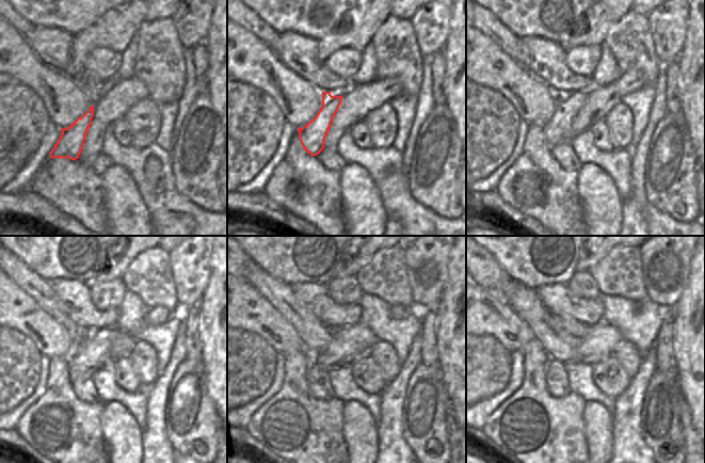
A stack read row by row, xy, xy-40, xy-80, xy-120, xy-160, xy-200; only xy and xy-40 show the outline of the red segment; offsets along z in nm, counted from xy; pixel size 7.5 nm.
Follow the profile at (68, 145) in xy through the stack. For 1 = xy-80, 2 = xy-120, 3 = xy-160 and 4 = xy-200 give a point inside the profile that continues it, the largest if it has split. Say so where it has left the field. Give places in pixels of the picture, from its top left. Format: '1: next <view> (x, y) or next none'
1: next xy-80 (558, 129)
2: next xy-120 (93, 354)
3: next xy-160 (347, 345)
4: next xy-200 (601, 340)

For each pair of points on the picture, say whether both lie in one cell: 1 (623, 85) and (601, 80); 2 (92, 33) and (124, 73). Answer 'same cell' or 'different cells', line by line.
1: different cells
2: different cells

